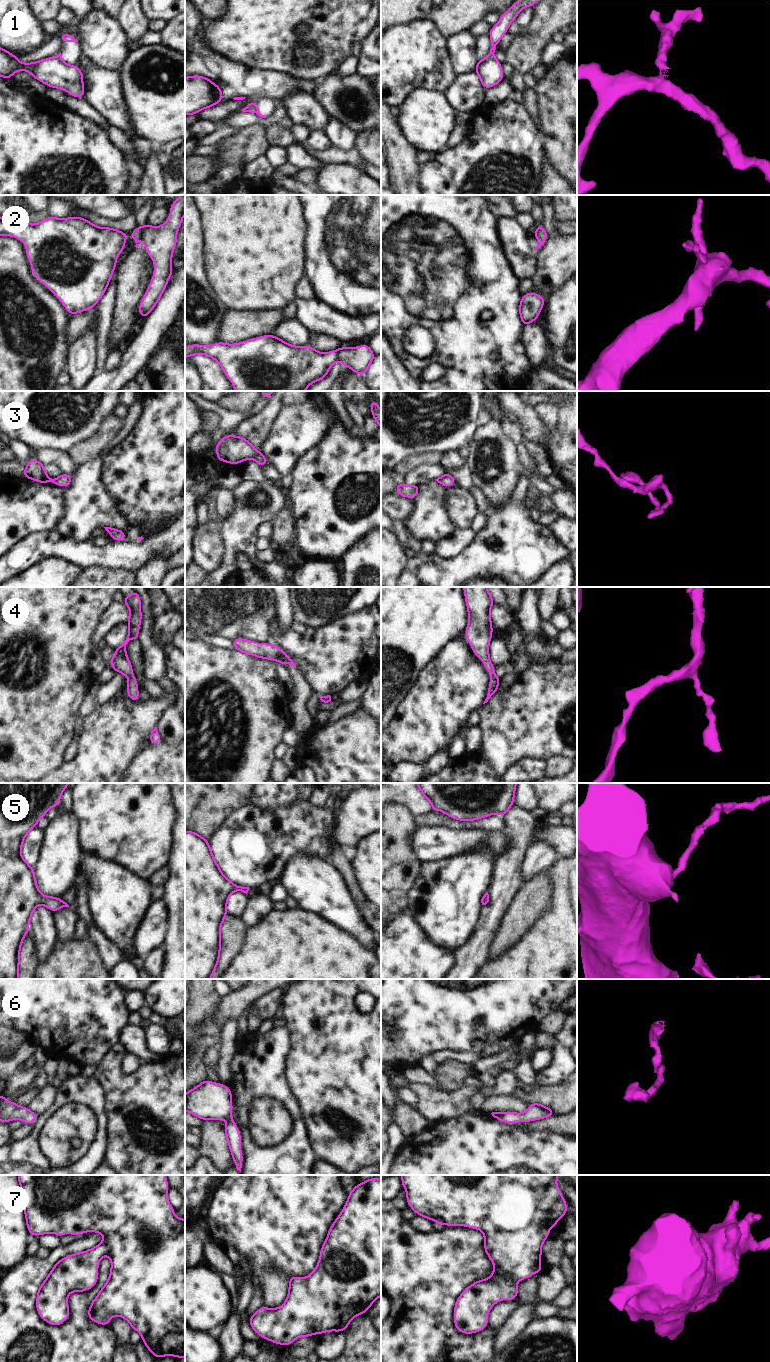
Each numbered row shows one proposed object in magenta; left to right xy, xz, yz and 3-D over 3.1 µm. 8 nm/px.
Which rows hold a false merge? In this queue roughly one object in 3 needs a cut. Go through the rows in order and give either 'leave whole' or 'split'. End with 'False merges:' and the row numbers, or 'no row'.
1: split
2: split
3: leave whole
4: leave whole
5: leave whole
6: leave whole
7: leave whole
False merges: 1, 2

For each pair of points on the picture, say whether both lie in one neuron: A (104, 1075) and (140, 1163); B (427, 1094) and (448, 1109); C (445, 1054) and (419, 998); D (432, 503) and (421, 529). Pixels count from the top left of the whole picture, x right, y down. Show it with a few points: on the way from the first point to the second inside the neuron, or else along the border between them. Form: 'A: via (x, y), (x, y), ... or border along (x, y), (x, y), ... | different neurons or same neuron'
A: via (123, 1097), (123, 1118), (134, 1129), (135, 1141) | same neuron
B: via (432, 1099), (437, 1104), (443, 1104) | same neuron
C: border along (467, 1049), (451, 1050), (441, 1048), (431, 1054) | different neurons
D: via (428, 509), (428, 520), (425, 523) | same neuron

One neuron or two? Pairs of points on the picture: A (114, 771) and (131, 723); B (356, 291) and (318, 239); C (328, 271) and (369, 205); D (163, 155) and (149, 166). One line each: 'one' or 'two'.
A: one
B: one
C: one
D: two

